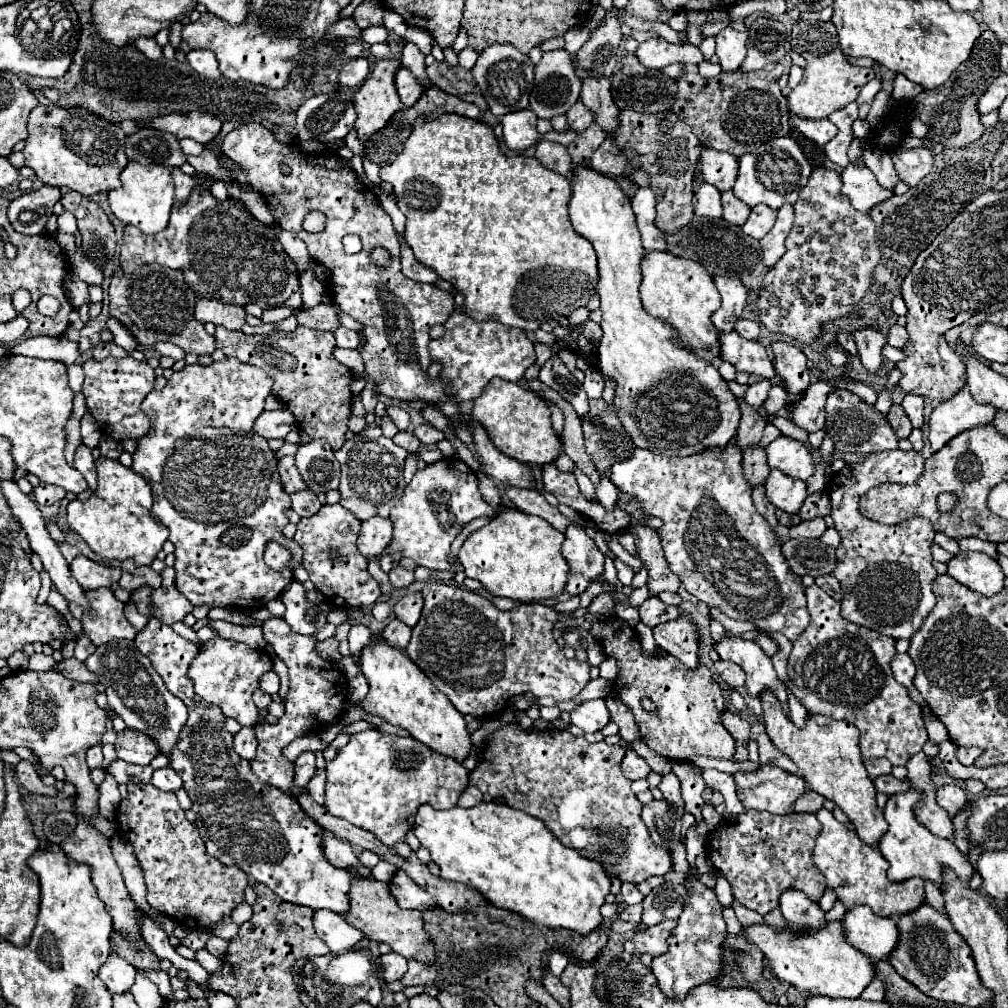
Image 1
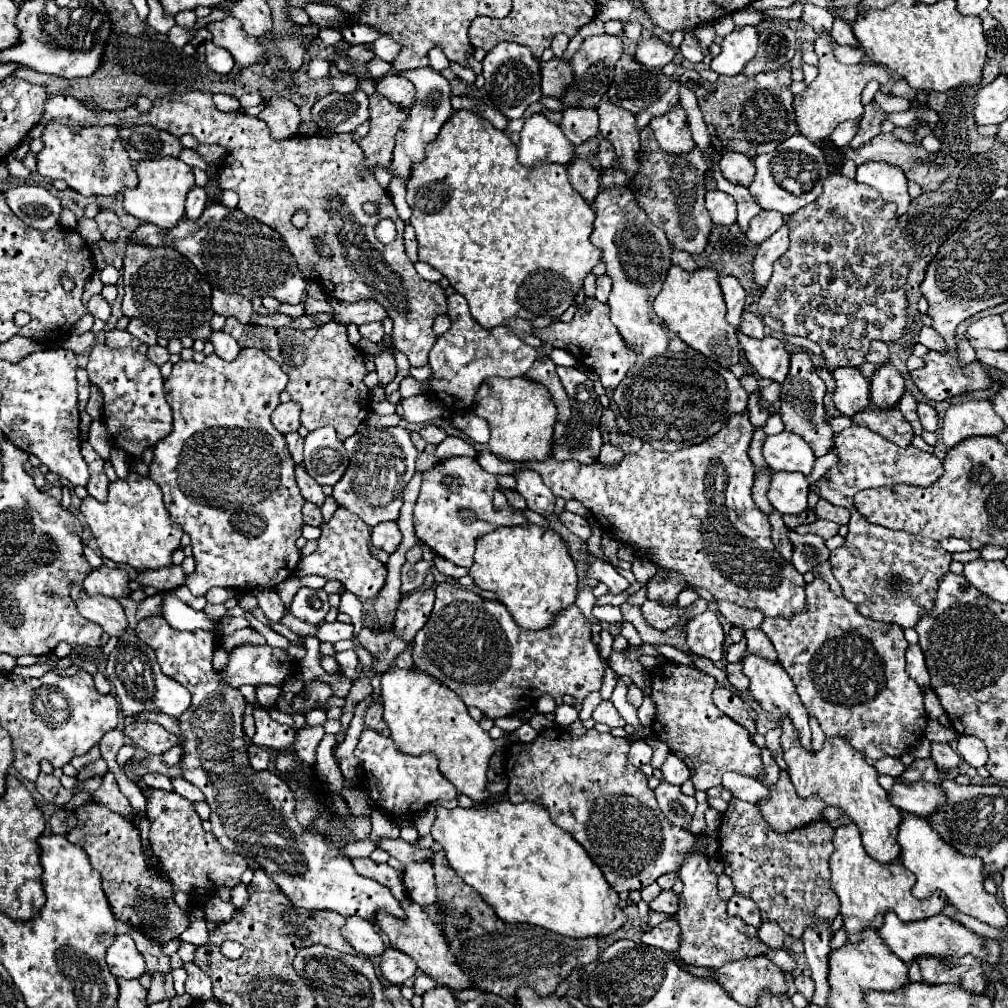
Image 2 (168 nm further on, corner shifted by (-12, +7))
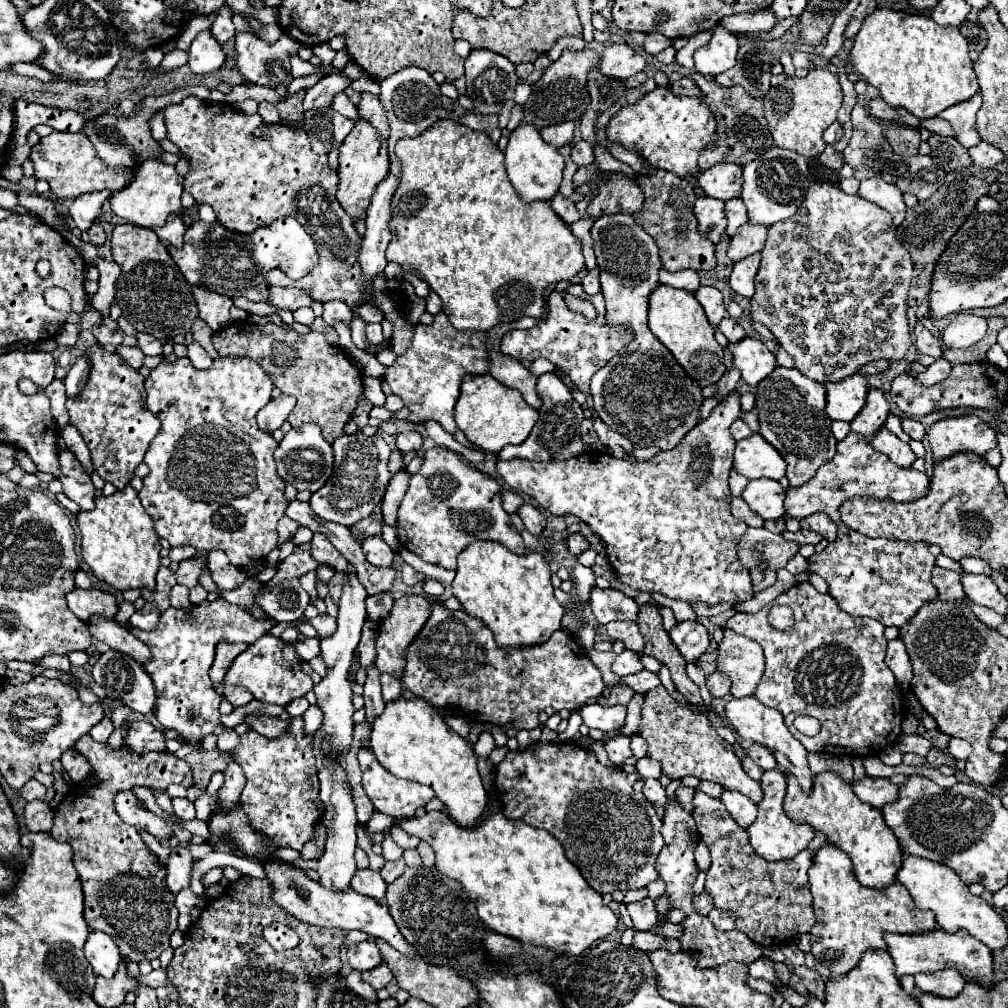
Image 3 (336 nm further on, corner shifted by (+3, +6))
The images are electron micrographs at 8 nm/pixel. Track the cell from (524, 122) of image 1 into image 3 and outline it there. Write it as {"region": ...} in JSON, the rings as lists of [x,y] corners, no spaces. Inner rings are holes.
{"region":[[[521,124],[509,136],[509,144],[505,148],[505,168],[507,168],[511,184],[515,186],[517,194],[523,202],[551,200],[559,192],[565,160],[557,152],[557,148],[543,144],[537,128],[533,128],[531,124]]]}

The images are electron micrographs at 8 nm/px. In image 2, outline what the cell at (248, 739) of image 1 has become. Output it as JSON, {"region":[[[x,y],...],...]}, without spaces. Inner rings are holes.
{"region":[[[250,743],[248,745],[248,755],[250,755],[252,767],[256,767],[258,771],[260,769],[268,769],[268,765],[270,765],[270,753],[264,747],[260,747],[256,743]]]}

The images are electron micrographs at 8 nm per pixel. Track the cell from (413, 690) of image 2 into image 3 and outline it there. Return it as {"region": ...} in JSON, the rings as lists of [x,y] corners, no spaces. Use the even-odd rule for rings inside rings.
{"region":[[[399,698],[397,702],[389,702],[385,712],[373,722],[371,750],[379,764],[393,776],[431,786],[449,818],[457,824],[471,828],[479,822],[487,806],[487,793],[477,772],[473,748],[457,732],[449,730],[445,720],[433,712],[427,700]]]}

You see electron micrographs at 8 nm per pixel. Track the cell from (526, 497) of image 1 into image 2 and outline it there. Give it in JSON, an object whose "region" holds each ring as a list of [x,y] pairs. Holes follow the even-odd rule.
{"region":[[[562,511],[560,515],[560,521],[574,533],[574,535],[578,535],[582,541],[588,541],[588,537],[592,535],[592,531],[590,531],[590,525],[588,525],[588,521],[584,519],[584,517],[580,517],[580,515],[574,515],[574,513],[570,513],[570,511]]]}

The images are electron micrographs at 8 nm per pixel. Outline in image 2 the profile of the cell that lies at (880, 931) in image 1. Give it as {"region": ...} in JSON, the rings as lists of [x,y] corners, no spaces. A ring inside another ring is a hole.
{"region":[[[888,913],[884,915],[884,923],[882,927],[878,927],[878,937],[886,943],[886,947],[898,955],[904,963],[912,963],[916,957],[920,955],[938,955],[938,957],[962,957],[966,953],[986,961],[986,963],[996,963],[1000,959],[1000,945],[998,941],[986,941],[986,947],[982,947],[982,939],[968,931],[964,925],[952,921],[946,915],[934,915],[922,921],[912,921],[912,923],[904,923],[896,917],[896,913]]]}

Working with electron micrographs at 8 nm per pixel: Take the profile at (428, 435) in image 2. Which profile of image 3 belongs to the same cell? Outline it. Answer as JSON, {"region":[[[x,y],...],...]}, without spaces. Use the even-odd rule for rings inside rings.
{"region":[[[409,430],[409,432],[403,432],[397,436],[397,448],[401,452],[413,452],[413,450],[417,452],[421,448],[421,444],[423,444],[423,438],[415,430]]]}

